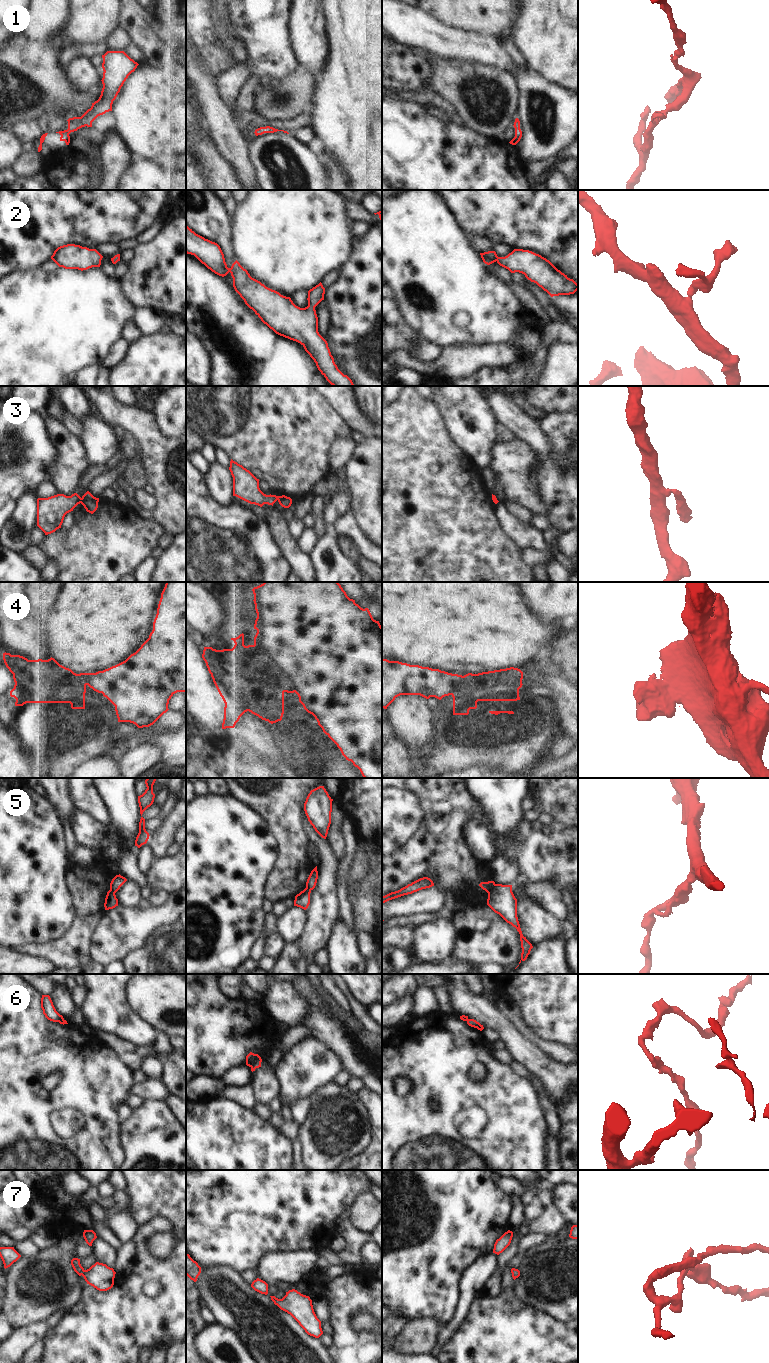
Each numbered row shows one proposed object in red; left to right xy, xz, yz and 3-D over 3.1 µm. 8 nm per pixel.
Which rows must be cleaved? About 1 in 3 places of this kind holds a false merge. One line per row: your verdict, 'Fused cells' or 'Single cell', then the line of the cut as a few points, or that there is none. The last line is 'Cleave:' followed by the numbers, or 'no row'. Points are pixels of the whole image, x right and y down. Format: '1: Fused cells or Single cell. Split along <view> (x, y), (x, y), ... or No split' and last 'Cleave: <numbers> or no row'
1: Single cell. No split
2: Single cell. No split
3: Fused cells. Split along xy (82, 498), (80, 502)
4: Fused cells. Split along xz (253, 645), (259, 646), (269, 655), (274, 673), (284, 691)
5: Fused cells. Split along yz (495, 884), (488, 894)
6: Fused cells. Split along xz (260, 1058), (257, 1058), (249, 1066)
7: Single cell. No split
Cleave: 3, 4, 5, 6.

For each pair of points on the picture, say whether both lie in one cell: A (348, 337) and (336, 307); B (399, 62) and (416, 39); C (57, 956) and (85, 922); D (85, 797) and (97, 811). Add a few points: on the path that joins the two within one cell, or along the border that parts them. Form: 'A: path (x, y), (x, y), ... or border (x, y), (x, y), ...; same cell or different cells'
A: path (348, 330), (348, 319), (343, 314); same cell
B: border (392, 38), (407, 46), (428, 50), (433, 55); different cells
C: path (65, 948), (81, 930); same cell
D: path (88, 800), (96, 808); same cell

